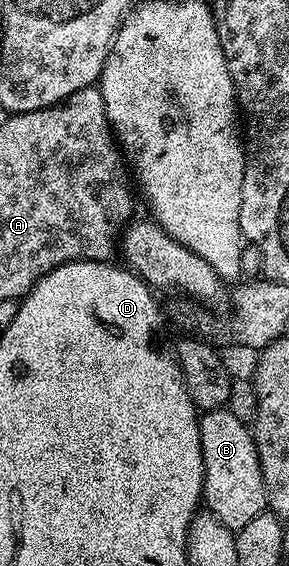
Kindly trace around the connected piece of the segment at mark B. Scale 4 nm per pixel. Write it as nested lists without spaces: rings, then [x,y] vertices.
[[[220,407],[217,411],[206,411],[199,416],[200,421],[200,444],[202,445],[202,465],[204,466],[204,493],[202,496],[203,506],[207,514],[212,515],[226,529],[232,532],[242,530],[254,517],[265,514],[268,506],[266,497],[266,485],[262,481],[262,465],[258,461],[258,449],[252,440],[249,424],[244,423],[234,413],[230,413],[227,407]]]

